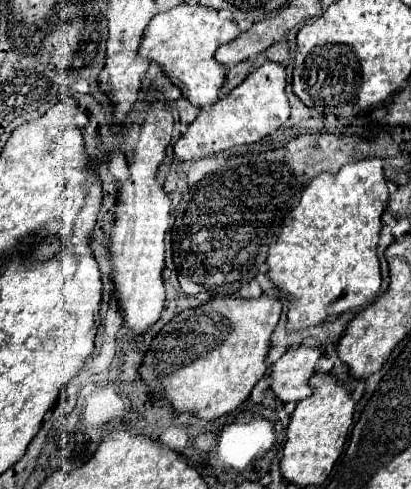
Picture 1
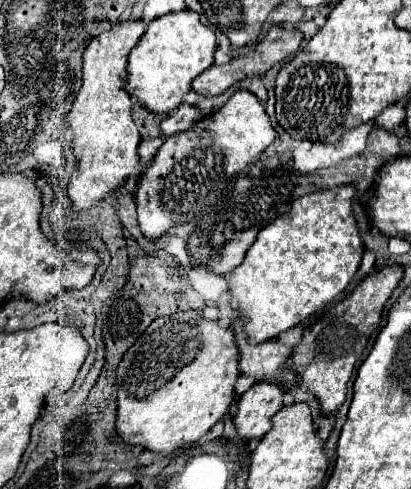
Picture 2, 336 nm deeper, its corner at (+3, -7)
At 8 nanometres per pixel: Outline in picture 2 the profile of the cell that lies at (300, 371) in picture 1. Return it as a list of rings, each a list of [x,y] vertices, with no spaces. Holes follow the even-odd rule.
[[[270,382],[254,384],[246,394],[238,398],[238,410],[234,414],[234,426],[242,440],[260,440],[270,428],[270,418],[282,408],[284,392]]]

